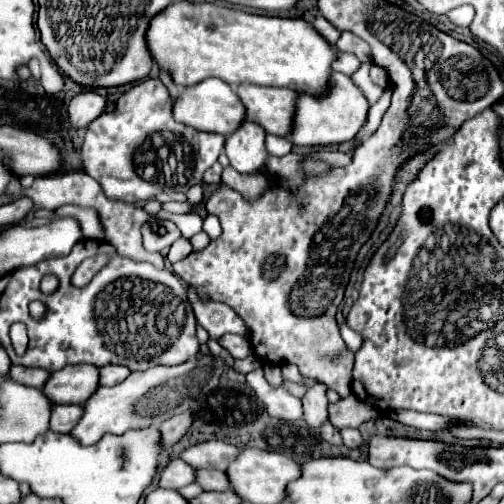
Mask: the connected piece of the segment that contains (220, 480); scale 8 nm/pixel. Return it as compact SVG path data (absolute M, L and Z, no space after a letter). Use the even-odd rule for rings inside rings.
M198 470L196 472L196 482L204 488L204 490L218 490L224 492L228 490L228 476L222 470Z

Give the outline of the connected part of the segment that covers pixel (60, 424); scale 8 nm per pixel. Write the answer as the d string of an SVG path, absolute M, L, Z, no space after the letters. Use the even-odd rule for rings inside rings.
M58 404L52 408L52 418L50 418L50 428L60 434L70 434L72 426L80 420L80 414L84 414L82 406L74 404Z

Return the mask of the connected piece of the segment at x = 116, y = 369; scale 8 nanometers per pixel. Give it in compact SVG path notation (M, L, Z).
M104 366L100 368L100 384L102 386L114 386L122 380L126 380L130 374L130 370L126 366Z

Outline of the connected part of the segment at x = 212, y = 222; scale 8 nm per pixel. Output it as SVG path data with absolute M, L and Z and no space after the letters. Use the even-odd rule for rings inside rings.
M208 214L206 220L204 220L204 232L210 236L210 240L216 240L220 234L222 234L222 228L220 228L220 222L216 216Z

